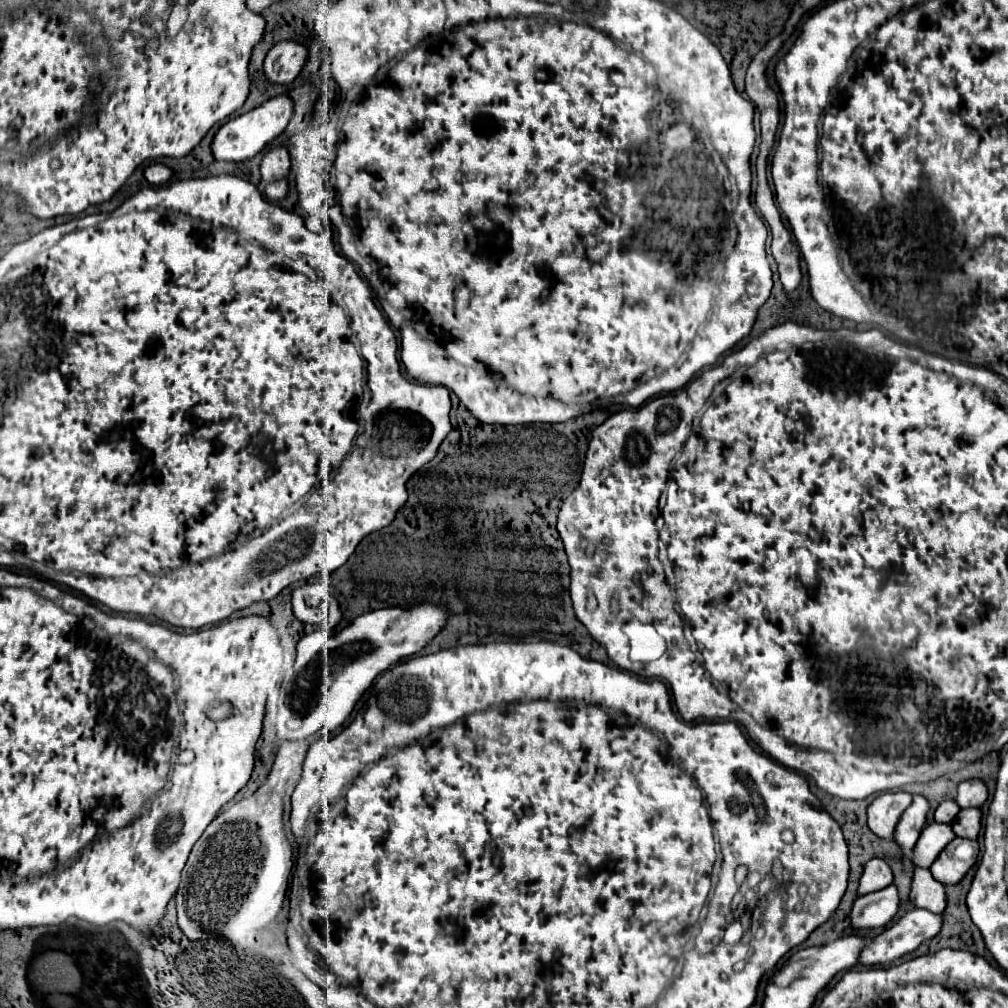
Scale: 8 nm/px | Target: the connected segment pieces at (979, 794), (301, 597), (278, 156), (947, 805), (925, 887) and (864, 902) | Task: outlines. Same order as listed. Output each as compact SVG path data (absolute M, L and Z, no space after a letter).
M965 780L957 788L955 802L961 808L979 808L987 800L987 788L981 780Z
M327 580L293 588L291 604L295 616L305 624L317 624L327 630L333 630L341 620L339 604L331 596Z
M277 146L273 150L269 150L261 164L259 164L259 172L263 176L263 182L273 182L279 178L285 178L289 174L289 152L285 146Z
M943 800L943 802L937 806L937 810L933 812L933 820L939 822L939 824L951 824L959 810L961 810L961 808L959 808L953 800Z
M915 868L913 884L909 900L915 908L929 910L933 914L941 914L945 908L945 890L925 868Z
M893 884L887 886L887 890L877 890L867 896L859 896L849 914L851 926L855 930L881 928L895 916L897 906L899 906L899 896Z

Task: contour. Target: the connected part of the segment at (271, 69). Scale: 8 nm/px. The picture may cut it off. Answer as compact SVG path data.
M279 42L265 56L265 78L273 84L291 84L307 58L305 46L297 42Z

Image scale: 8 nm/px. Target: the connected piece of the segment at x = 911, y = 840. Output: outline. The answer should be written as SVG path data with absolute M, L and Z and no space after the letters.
M913 796L913 804L899 818L899 822L895 826L895 836L893 836L895 844L903 852L913 850L913 846L925 826L927 812L929 812L929 802L923 796Z

